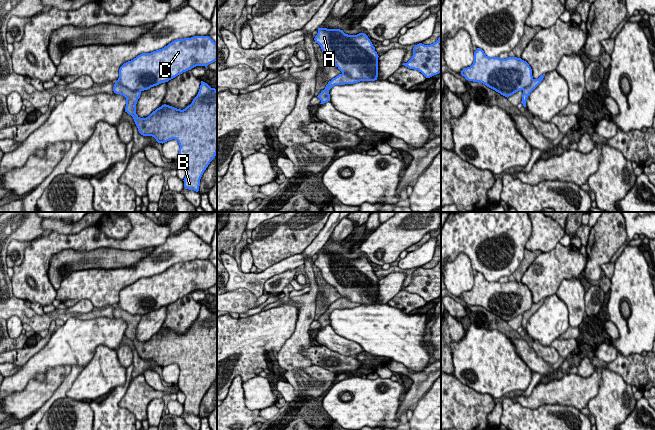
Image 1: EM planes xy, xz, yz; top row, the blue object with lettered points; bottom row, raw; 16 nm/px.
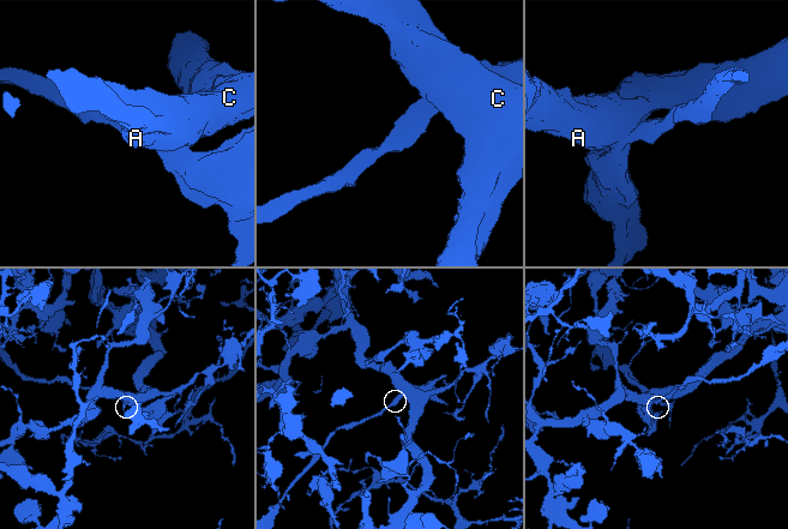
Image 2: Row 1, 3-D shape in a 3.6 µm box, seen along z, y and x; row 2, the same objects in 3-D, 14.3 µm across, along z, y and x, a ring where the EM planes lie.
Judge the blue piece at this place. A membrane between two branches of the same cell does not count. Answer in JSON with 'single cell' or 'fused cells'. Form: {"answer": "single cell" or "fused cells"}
{"answer": "fused cells"}

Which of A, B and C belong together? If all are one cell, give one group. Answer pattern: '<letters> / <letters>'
A C / B

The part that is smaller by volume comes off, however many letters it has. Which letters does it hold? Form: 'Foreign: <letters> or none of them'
Foreign: B

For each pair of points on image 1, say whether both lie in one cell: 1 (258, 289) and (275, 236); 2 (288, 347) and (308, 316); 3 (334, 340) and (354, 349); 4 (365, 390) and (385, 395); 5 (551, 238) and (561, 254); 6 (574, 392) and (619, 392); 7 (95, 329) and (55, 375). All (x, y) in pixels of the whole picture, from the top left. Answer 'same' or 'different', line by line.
1: different
2: same
3: same
4: same
5: different
6: different
7: different

